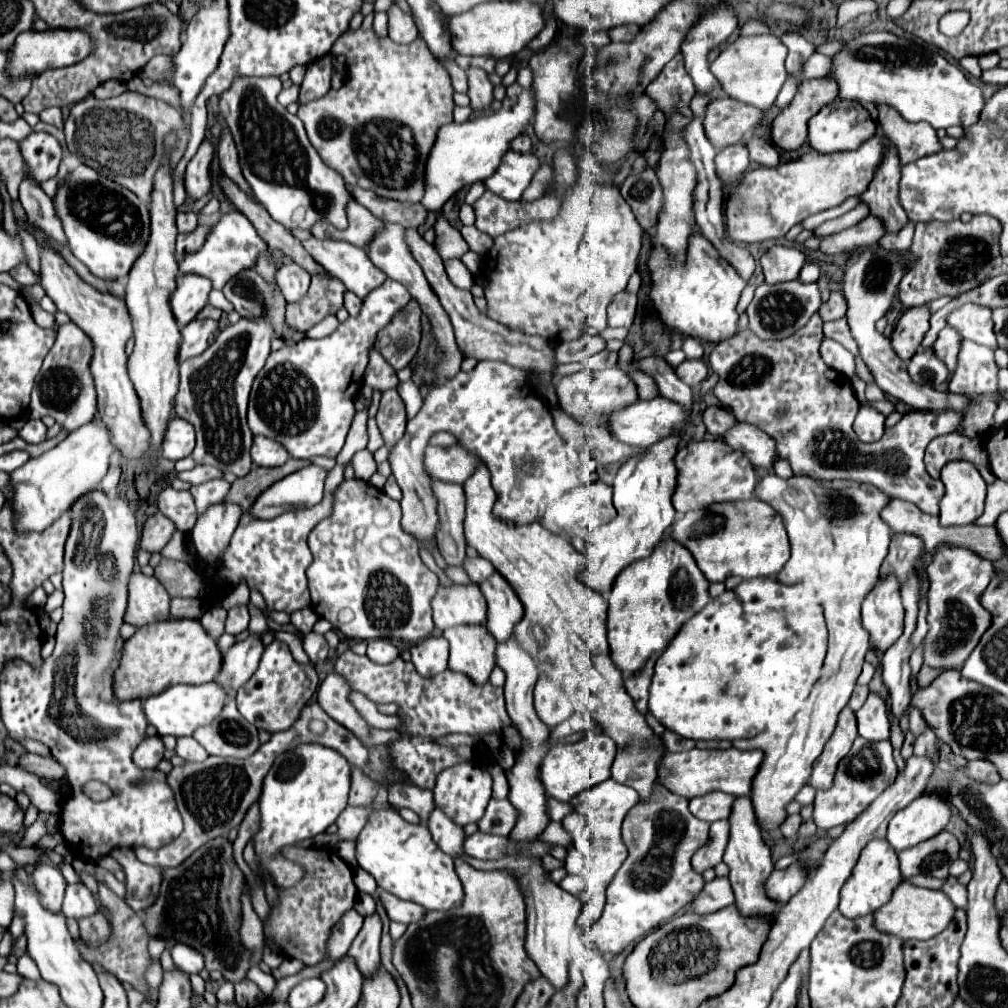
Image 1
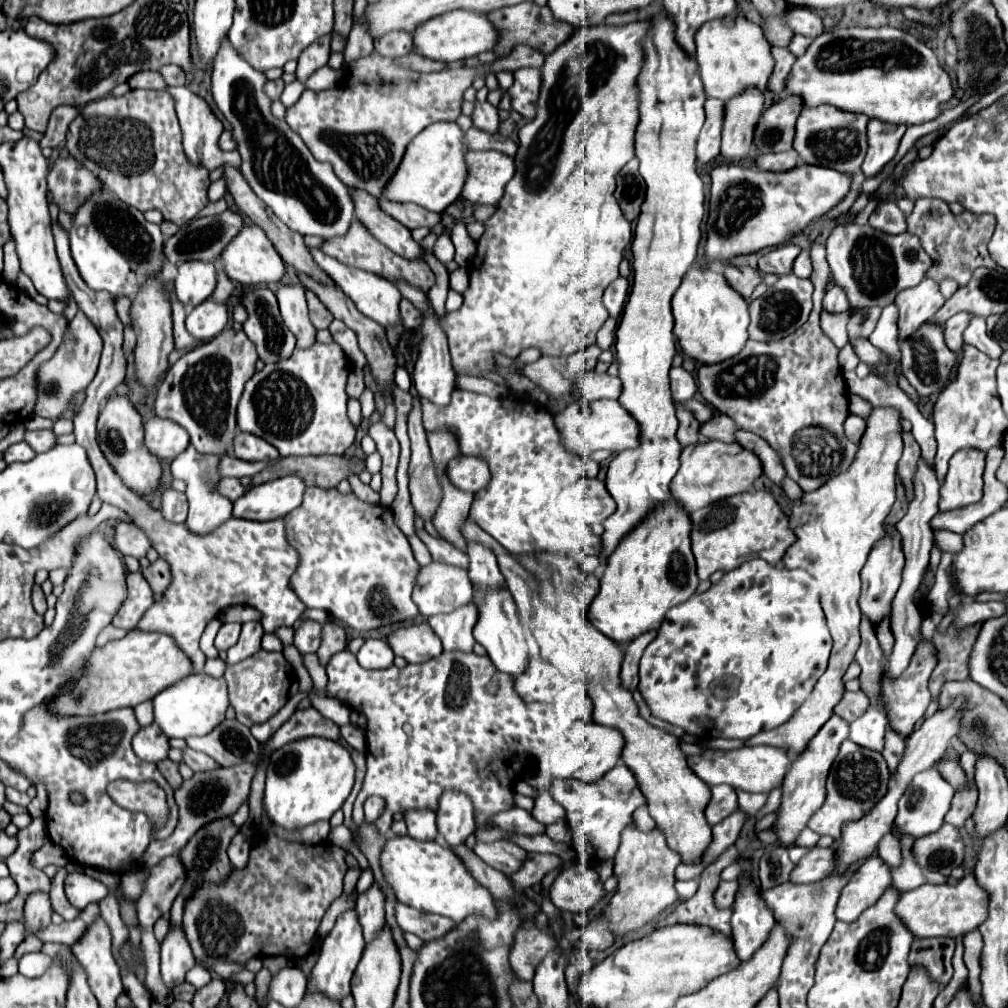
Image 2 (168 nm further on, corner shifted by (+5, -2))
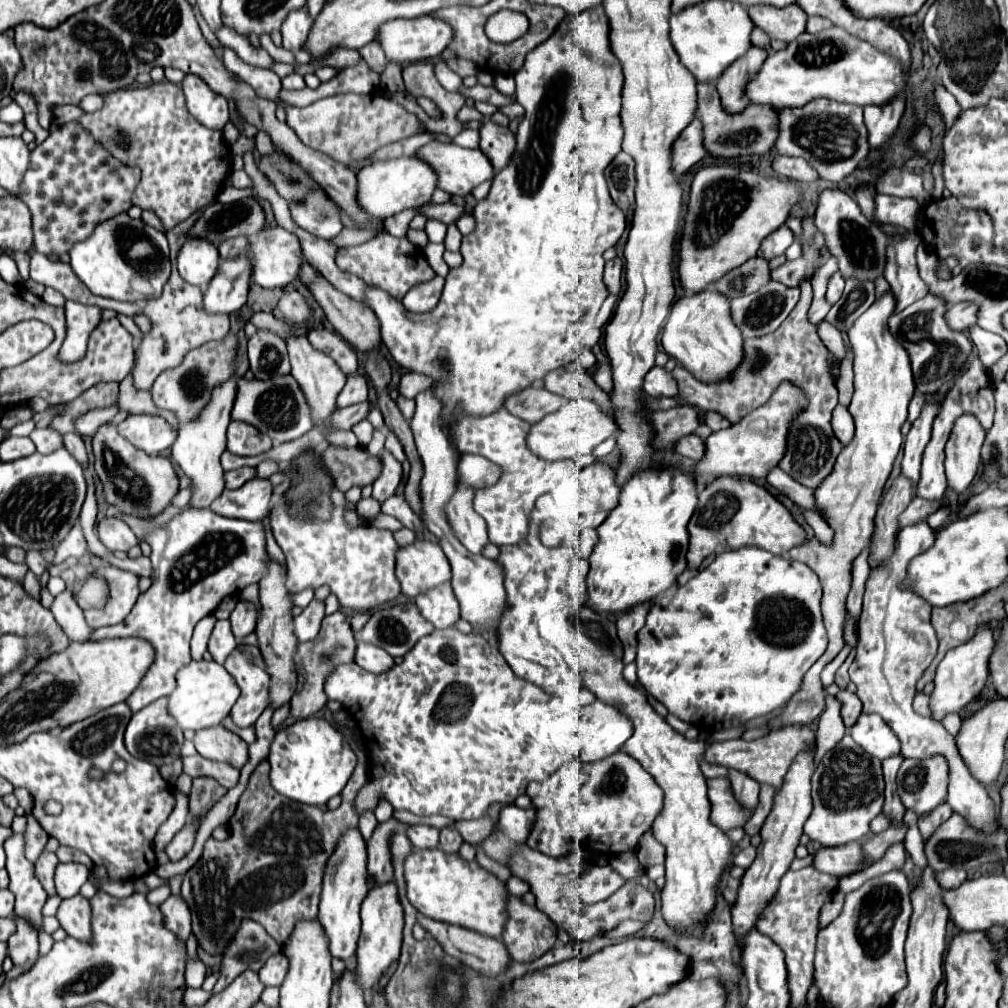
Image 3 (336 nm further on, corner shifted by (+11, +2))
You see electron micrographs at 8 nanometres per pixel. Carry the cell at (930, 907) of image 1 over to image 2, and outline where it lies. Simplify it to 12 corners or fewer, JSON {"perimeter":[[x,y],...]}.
{"perimeter":[[974,876],[900,892],[916,938],[964,936],[986,918]]}

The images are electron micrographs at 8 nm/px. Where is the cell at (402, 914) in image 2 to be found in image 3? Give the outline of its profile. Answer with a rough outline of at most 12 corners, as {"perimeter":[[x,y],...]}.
{"perimeter":[[430,918],[450,958],[496,976],[510,954],[496,938]]}

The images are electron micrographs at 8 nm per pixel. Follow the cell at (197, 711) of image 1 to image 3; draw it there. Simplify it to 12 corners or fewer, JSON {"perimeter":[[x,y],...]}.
{"perimeter":[[192,660],[170,714],[184,730],[222,726],[238,700],[224,666]]}

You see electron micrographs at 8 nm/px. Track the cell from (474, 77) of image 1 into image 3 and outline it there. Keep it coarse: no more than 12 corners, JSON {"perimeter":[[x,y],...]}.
{"perimeter":[[490,118],[480,128],[480,150],[494,172],[508,166],[516,136]]}

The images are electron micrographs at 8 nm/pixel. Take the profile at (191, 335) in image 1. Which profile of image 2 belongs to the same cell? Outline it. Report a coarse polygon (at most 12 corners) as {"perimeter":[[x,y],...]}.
{"perimeter":[[202,302],[186,316],[194,338],[210,340],[228,324],[228,306]]}

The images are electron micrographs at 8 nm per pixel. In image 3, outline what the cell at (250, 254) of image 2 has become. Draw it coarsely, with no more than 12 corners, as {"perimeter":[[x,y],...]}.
{"perimeter":[[280,226],[250,238],[252,280],[288,286],[300,276],[300,240]]}

